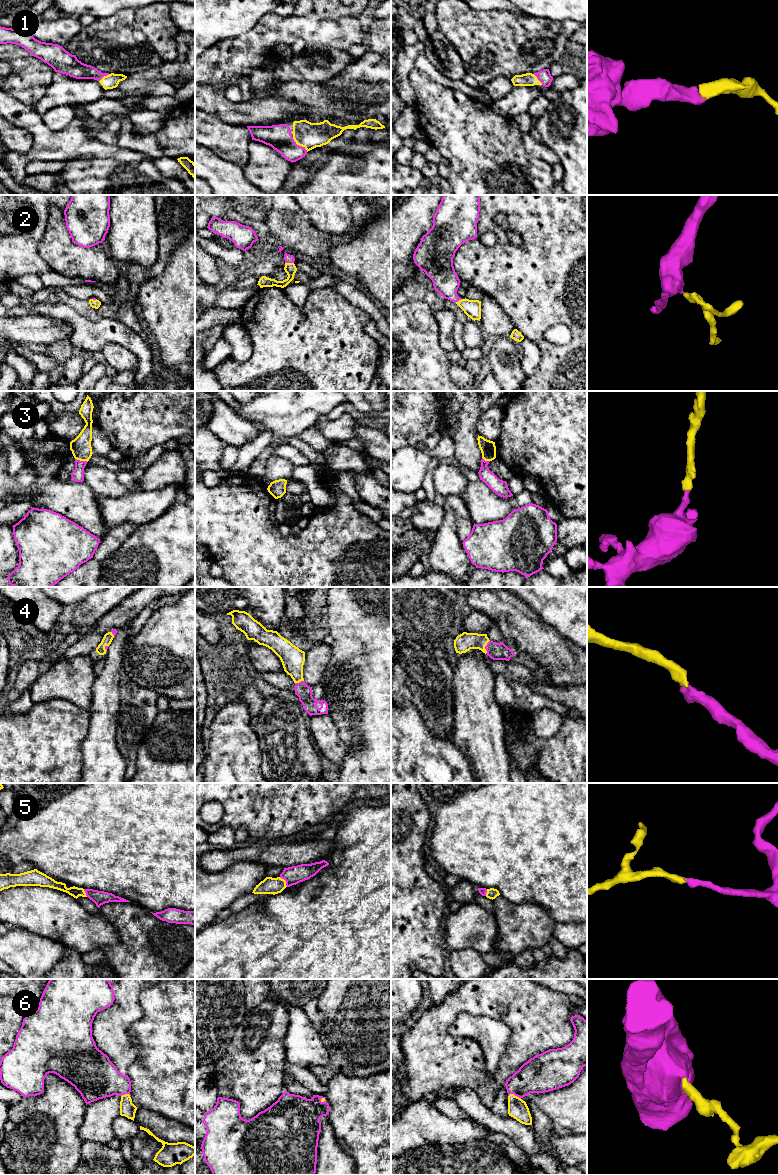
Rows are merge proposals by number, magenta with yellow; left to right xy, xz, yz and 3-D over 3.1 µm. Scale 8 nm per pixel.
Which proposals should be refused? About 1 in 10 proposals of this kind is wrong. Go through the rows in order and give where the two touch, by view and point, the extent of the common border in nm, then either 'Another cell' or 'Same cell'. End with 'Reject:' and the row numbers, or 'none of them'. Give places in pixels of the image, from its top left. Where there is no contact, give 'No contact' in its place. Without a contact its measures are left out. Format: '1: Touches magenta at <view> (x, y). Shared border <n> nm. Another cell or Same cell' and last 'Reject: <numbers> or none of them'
1: Touches magenta at xz (298, 145). Shared border 170 nm. Same cell
2: Touches magenta at xz (289, 262). Shared border 70 nm. Same cell
3: Touches magenta at xy (81, 461). Shared border 110 nm. Same cell
4: Touches magenta at yz (485, 647). Shared border 120 nm. Same cell
5: Touches magenta at xz (285, 880). Shared border 100 nm. Same cell
6: Touches magenta at yz (515, 1095). Shared border 100 nm. Same cell
Reject: none of them

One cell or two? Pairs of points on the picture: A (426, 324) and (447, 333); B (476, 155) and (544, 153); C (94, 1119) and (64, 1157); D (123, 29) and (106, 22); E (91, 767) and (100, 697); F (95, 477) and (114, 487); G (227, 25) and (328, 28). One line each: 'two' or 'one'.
A: two
B: two
C: two
D: one
E: one
F: one
G: two

